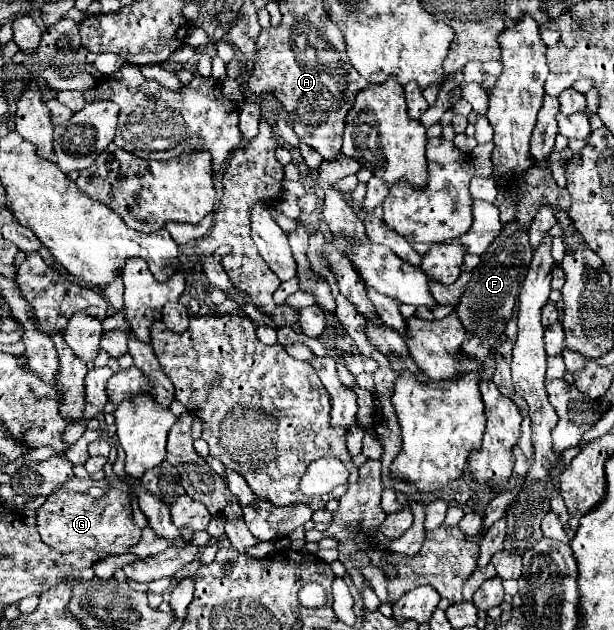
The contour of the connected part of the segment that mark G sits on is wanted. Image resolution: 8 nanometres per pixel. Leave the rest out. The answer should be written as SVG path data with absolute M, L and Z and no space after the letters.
M60 488L48 496L48 500L36 510L36 514L40 538L58 552L90 548L110 554L124 554L126 548L134 546L142 536L142 528L138 528L132 520L128 492L116 488L108 488L100 498Z

